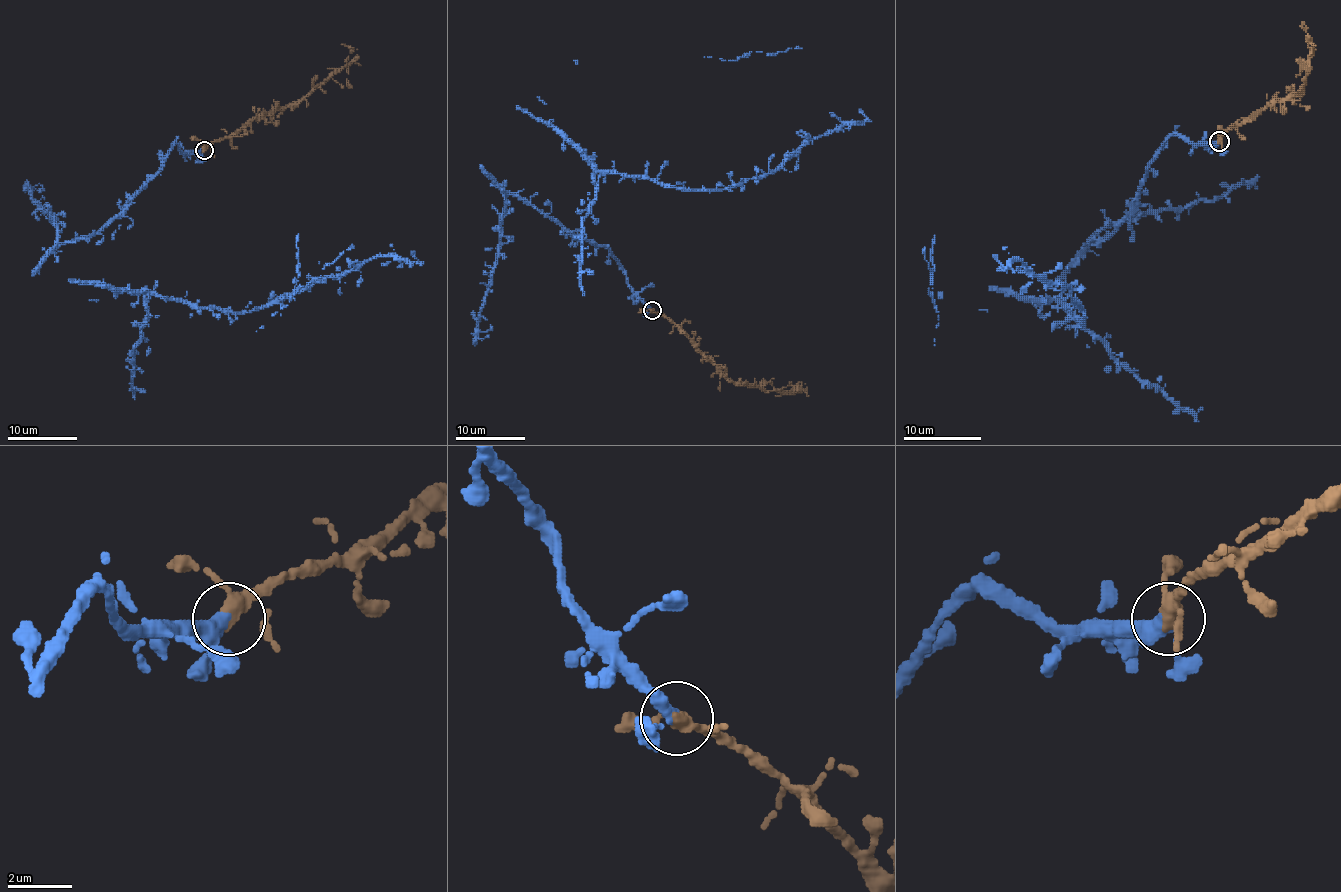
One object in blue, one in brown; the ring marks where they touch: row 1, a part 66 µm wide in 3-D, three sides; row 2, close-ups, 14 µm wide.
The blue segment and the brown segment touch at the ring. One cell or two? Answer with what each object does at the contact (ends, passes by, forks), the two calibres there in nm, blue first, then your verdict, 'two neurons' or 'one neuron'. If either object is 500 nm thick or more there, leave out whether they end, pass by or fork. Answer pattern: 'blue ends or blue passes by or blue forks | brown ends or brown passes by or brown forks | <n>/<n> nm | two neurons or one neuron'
blue passes by | brown passes by | 320/360 nm | one neuron

